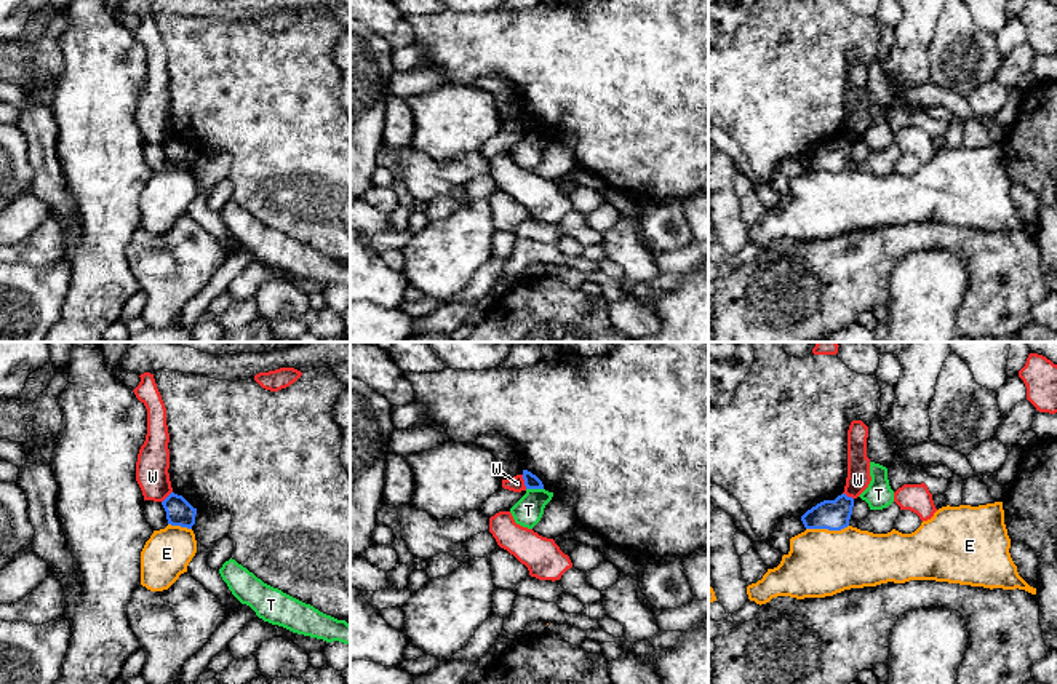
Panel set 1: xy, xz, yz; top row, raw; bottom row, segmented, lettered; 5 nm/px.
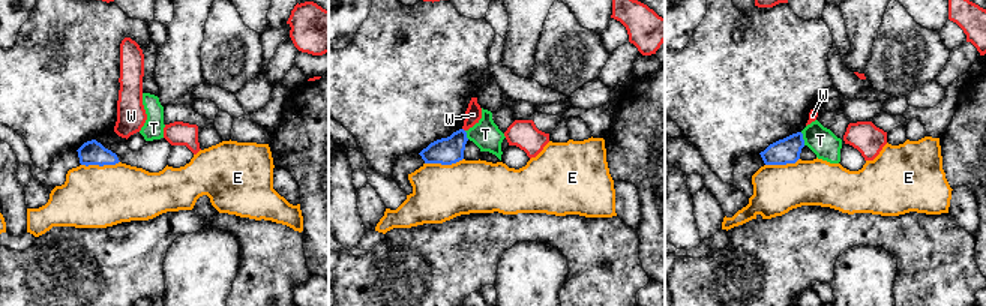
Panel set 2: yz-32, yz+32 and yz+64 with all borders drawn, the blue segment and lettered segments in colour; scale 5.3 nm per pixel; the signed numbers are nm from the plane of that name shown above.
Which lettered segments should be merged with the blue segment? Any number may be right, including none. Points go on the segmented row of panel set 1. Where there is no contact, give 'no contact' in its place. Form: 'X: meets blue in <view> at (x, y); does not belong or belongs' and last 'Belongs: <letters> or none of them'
E: meets blue in yz at (827, 528); does not belong
T: meets blue in xz at (534, 488); does not belong
W: meets blue in xz at (525, 481); does not belong
Belongs: none of them

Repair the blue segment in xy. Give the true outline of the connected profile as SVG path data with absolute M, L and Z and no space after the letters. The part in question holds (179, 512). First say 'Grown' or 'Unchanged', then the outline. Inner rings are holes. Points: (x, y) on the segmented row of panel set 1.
Unchanged. M171 492L162 505L166 511L168 524L192 529L197 508L193 508L182 495Z

